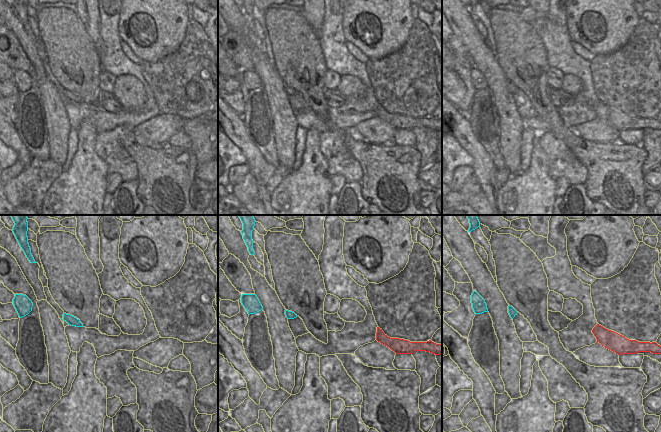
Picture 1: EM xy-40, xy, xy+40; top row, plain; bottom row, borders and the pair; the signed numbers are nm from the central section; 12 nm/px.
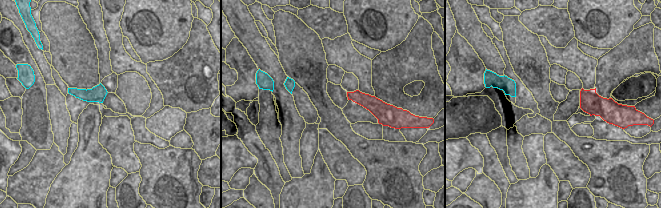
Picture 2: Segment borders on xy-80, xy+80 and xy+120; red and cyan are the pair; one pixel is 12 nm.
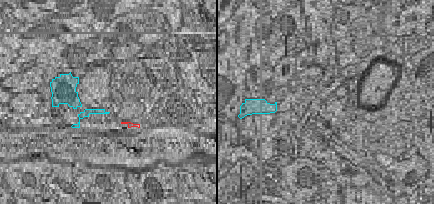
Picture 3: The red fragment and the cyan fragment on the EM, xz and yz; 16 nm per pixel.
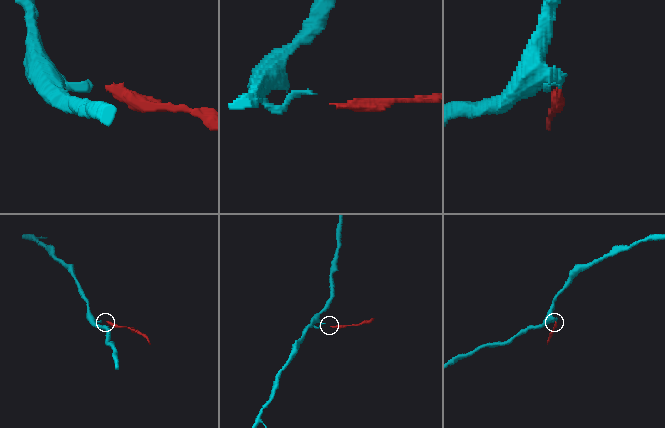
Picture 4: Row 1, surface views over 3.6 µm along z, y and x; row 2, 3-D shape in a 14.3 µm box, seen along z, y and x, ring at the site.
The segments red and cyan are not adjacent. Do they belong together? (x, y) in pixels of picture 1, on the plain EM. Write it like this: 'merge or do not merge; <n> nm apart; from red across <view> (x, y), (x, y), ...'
merge; 950 nm apart; from red across xy+40 (592, 106), (517, 88)

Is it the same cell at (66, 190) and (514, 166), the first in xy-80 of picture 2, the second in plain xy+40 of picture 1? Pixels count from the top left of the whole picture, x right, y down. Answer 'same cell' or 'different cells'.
different cells

